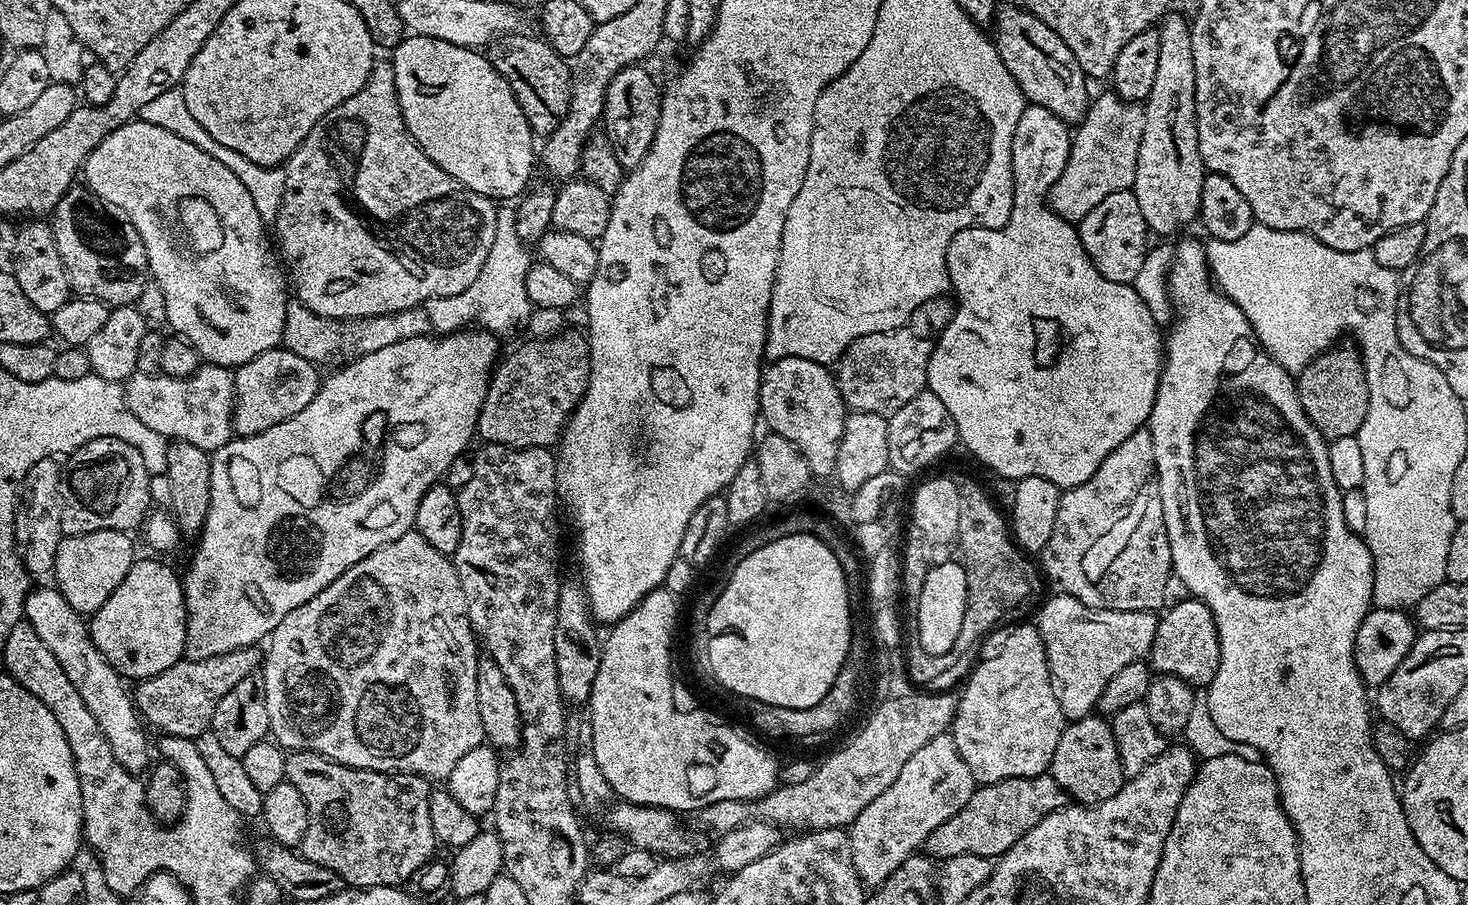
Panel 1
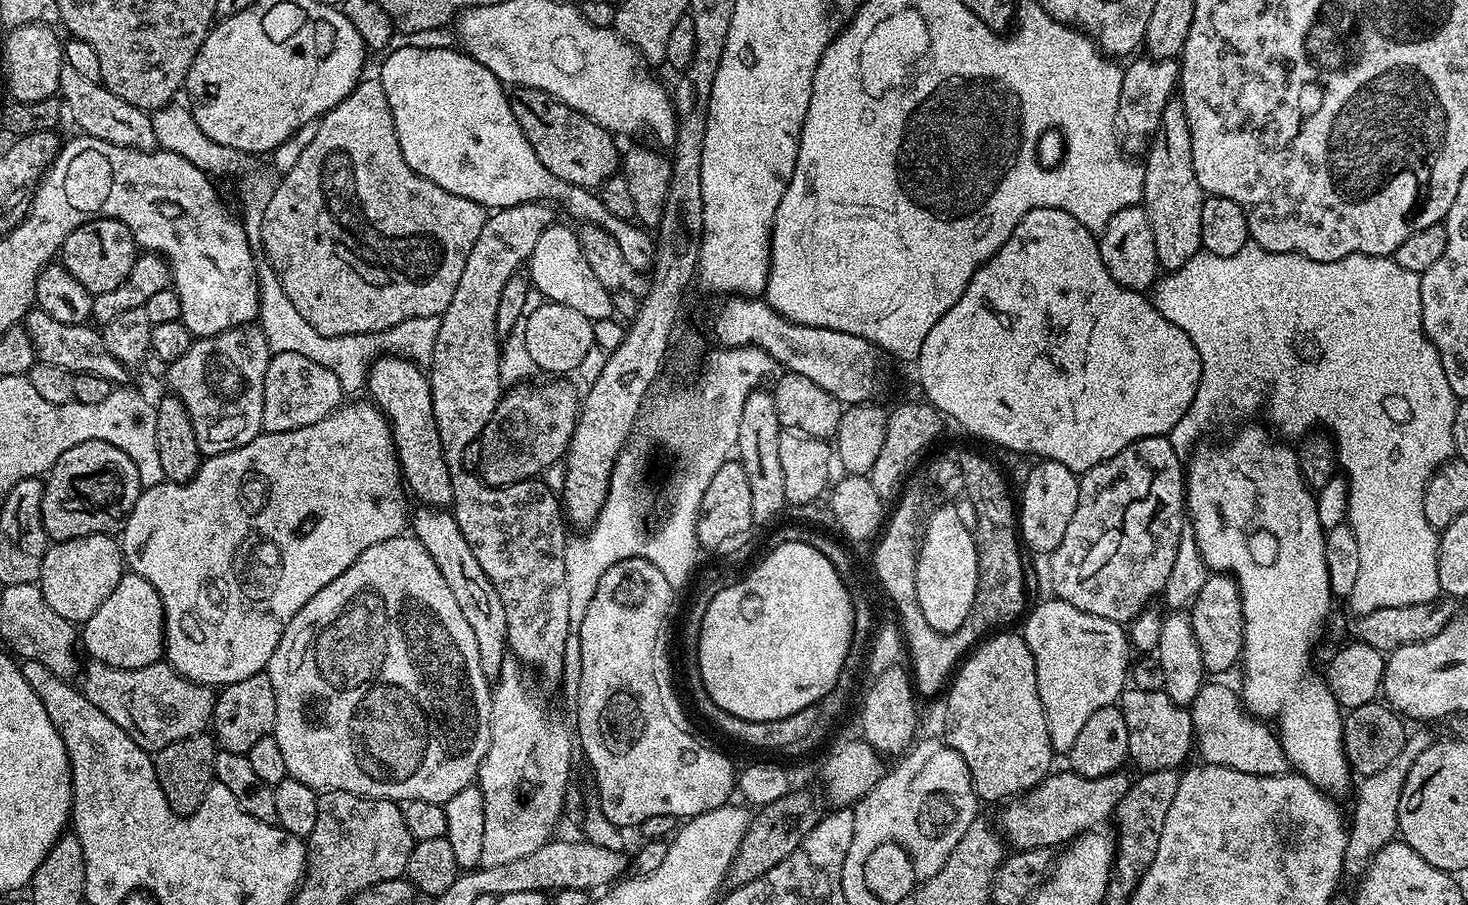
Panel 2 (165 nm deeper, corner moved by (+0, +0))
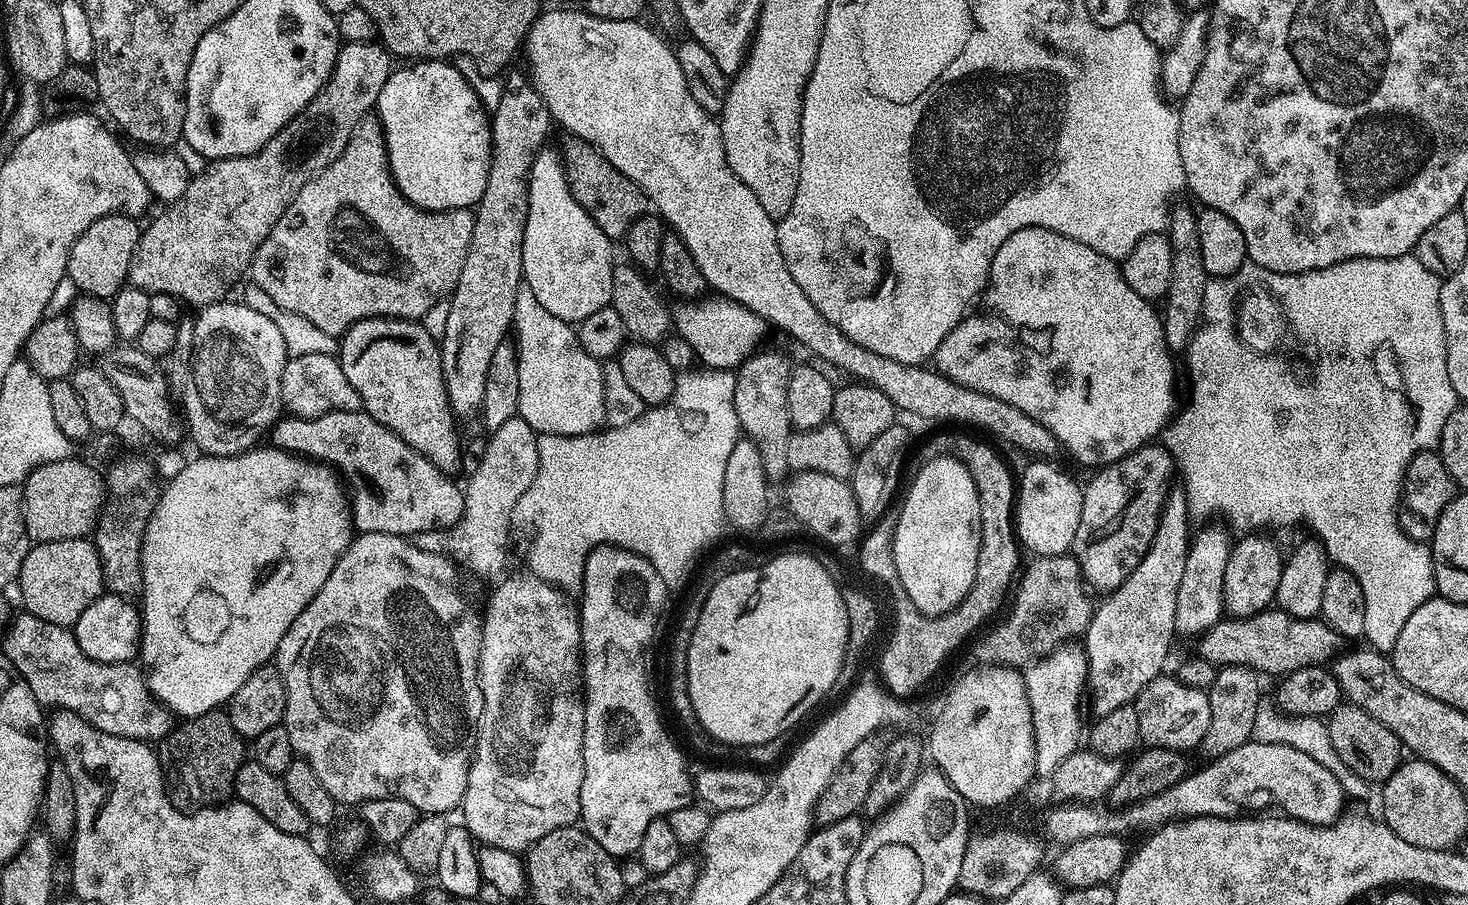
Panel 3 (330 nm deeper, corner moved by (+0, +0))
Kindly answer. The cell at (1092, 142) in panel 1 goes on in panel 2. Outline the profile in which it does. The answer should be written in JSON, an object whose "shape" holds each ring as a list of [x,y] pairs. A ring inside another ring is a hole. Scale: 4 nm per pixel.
{"shape":[[[1147,54],[1141,56],[1141,60],[1127,61],[1120,95],[1118,128],[1122,133],[1122,147],[1128,154],[1147,153],[1150,138],[1158,130],[1158,122],[1162,122],[1162,110],[1166,110],[1173,100],[1180,82],[1180,66],[1176,60],[1153,60]]]}

